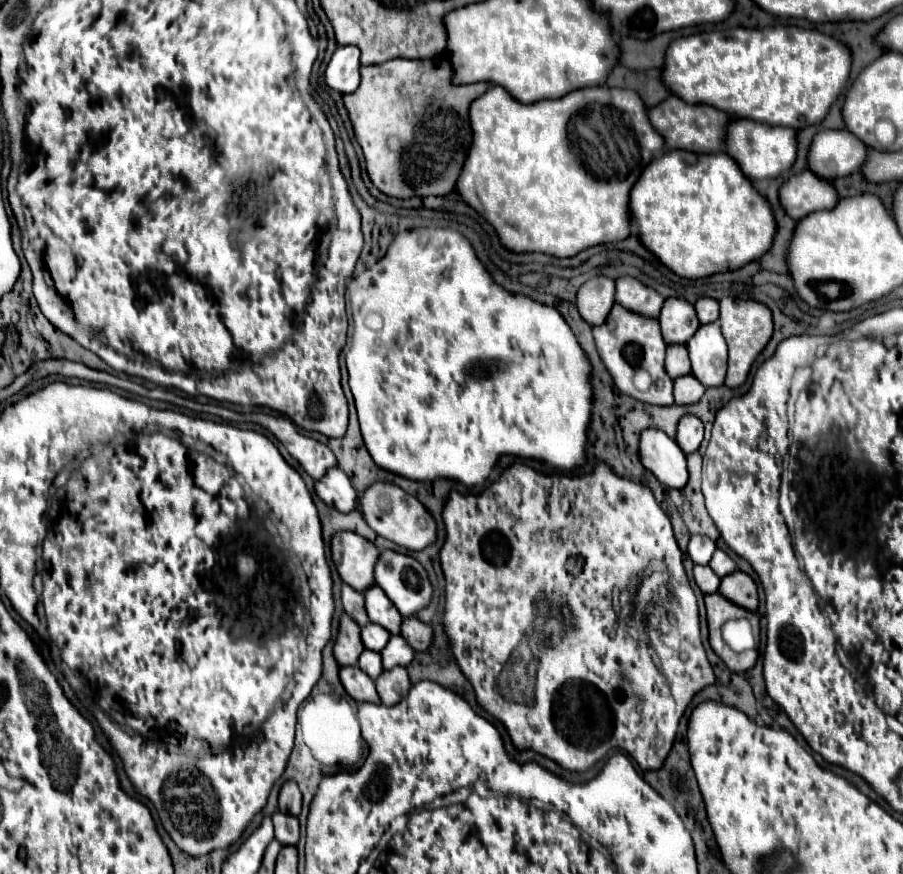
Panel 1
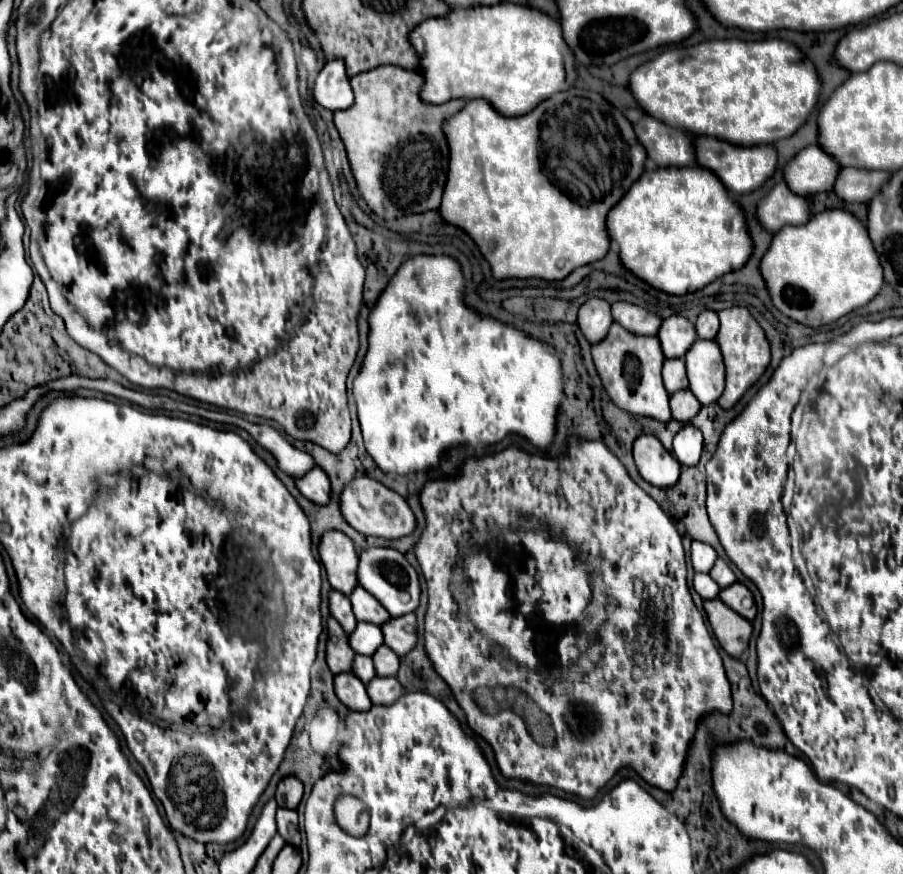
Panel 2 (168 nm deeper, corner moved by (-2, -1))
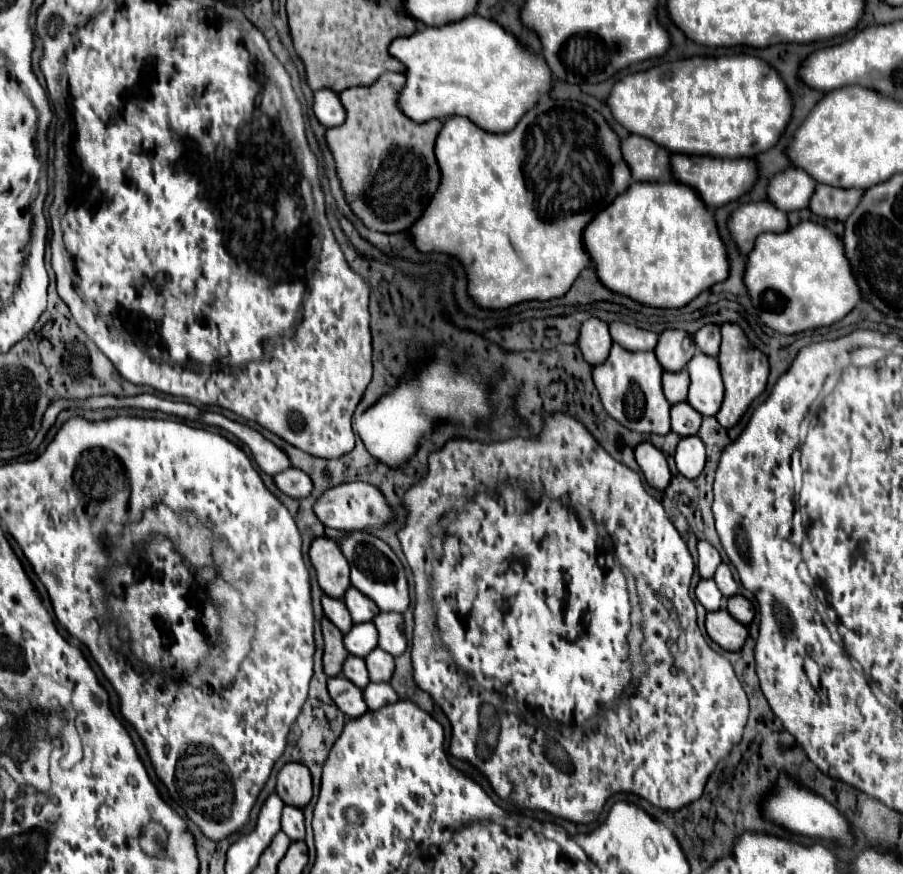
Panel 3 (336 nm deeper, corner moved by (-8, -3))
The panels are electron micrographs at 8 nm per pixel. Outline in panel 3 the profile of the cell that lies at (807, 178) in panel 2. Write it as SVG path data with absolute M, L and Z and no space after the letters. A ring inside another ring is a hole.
M787 167L769 181L767 193L775 207L791 213L809 205L813 187L817 187L817 183L813 183L813 177L809 177L803 169Z

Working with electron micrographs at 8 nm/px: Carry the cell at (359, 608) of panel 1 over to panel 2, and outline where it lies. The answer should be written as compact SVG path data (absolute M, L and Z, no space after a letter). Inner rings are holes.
M339 591L329 593L329 611L341 623L345 633L351 633L355 629L357 619L351 615L351 605L347 603L347 597L341 595Z

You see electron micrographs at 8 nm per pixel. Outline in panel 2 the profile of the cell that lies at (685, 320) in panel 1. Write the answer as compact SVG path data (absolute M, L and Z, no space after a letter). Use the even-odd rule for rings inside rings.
M679 315L665 319L657 337L661 341L661 351L667 359L683 357L689 351L689 347L697 341L695 327L685 317Z

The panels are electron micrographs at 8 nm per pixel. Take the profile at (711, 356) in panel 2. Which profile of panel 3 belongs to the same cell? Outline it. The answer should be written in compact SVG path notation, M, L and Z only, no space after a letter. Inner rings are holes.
M695 353L687 365L691 385L689 385L689 405L693 405L701 415L715 415L723 401L723 381L721 369L715 357L705 357L705 353Z

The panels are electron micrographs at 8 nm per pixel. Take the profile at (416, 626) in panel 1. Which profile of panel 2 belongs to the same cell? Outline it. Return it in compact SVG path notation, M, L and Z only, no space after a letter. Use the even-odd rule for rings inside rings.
M413 613L391 617L381 625L383 631L383 643L391 647L399 657L407 655L411 647L415 647L417 641L417 621Z

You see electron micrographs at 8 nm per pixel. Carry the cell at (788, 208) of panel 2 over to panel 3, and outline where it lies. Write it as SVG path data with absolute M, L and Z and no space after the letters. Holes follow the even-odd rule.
M757 201L741 205L729 219L729 229L741 249L741 253L749 253L755 245L755 239L761 233L773 231L783 233L789 229L787 213L777 209L771 201Z

